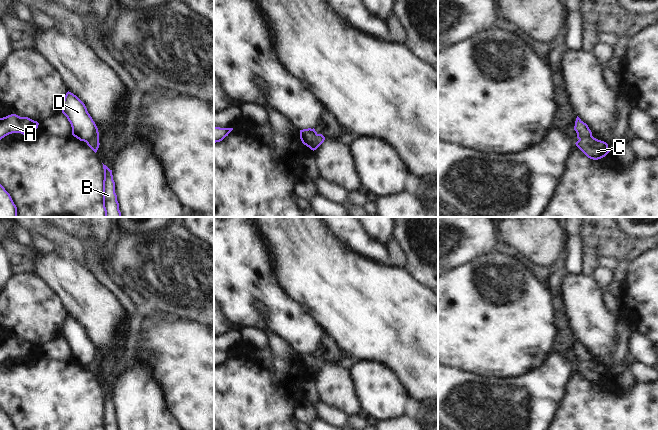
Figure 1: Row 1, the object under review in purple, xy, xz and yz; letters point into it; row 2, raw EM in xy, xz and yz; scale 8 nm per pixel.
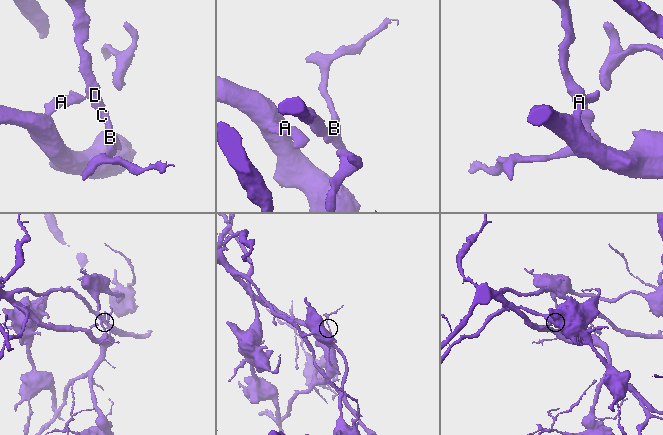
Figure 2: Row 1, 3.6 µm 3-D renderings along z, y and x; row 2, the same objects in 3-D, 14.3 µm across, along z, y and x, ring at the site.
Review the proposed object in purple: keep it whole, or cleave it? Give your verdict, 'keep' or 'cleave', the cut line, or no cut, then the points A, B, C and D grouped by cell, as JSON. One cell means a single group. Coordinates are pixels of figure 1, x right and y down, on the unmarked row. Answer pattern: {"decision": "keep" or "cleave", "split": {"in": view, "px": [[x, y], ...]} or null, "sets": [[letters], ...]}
{"decision": "cleave", "split": {"in": "xz", "px": [[318, 358], [312, 373]]}, "sets": [["A", "D"], ["B", "C"]]}

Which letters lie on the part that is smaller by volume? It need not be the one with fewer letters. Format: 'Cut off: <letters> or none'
Cut off: B, C

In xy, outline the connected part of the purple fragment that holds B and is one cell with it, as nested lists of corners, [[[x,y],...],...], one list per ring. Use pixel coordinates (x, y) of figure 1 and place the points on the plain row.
[[[103,388],[103,430],[119,430],[117,419],[115,417],[115,406],[113,404],[112,394]]]

